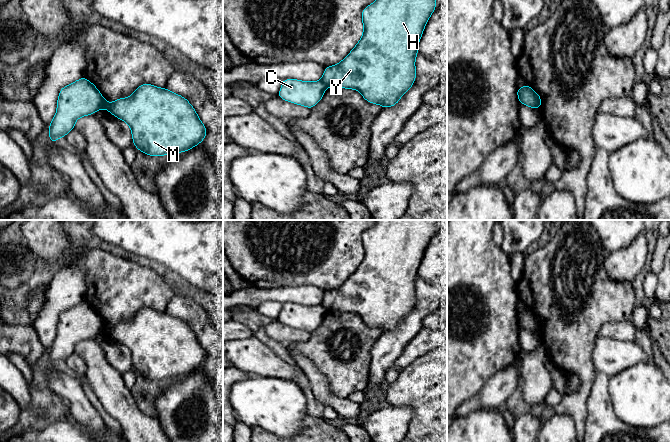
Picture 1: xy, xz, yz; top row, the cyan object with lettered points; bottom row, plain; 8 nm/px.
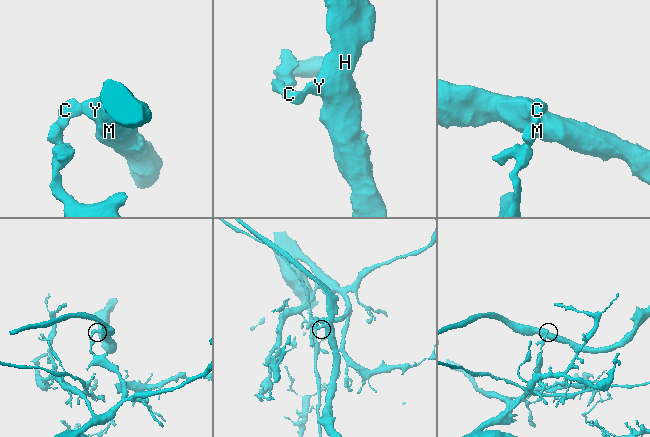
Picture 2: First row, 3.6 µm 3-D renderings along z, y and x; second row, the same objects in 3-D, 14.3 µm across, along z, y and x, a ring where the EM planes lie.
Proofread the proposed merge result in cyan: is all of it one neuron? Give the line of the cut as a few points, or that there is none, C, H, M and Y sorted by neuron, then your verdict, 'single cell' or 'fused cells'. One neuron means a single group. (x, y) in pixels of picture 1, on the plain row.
yz (537, 318), (536, 332) | C / H M Y | fused cells

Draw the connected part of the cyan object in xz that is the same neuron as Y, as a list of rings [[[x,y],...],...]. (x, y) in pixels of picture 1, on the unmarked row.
[[[378,220],[374,227],[362,234],[364,254],[361,263],[339,288],[325,292],[322,307],[326,311],[338,309],[345,313],[357,313],[366,325],[379,328],[383,332],[396,329],[416,303],[415,282],[418,267],[435,232],[436,220]]]

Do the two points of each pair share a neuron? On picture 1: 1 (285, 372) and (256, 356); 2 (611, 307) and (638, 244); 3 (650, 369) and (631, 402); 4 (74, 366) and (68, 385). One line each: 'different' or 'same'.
1: same
2: different
3: same
4: different

